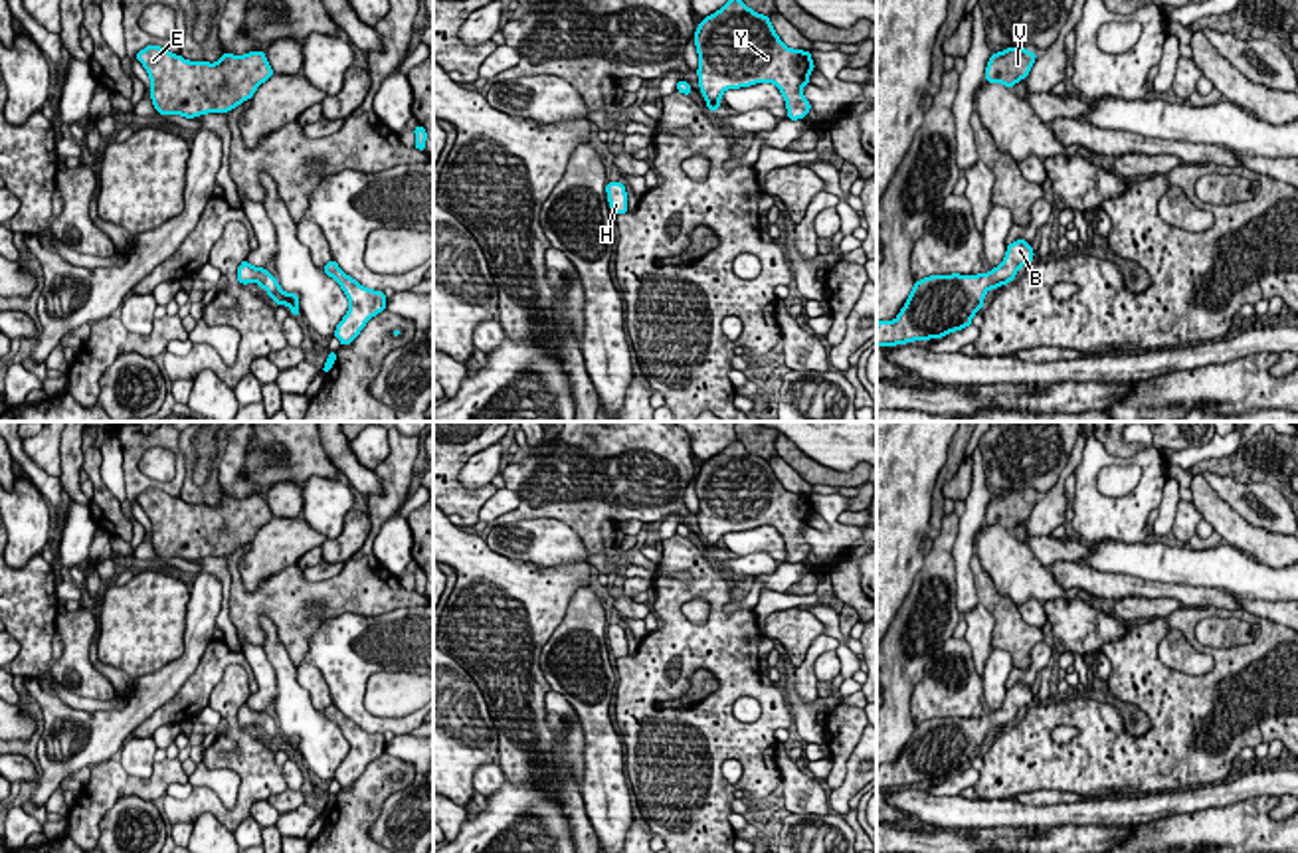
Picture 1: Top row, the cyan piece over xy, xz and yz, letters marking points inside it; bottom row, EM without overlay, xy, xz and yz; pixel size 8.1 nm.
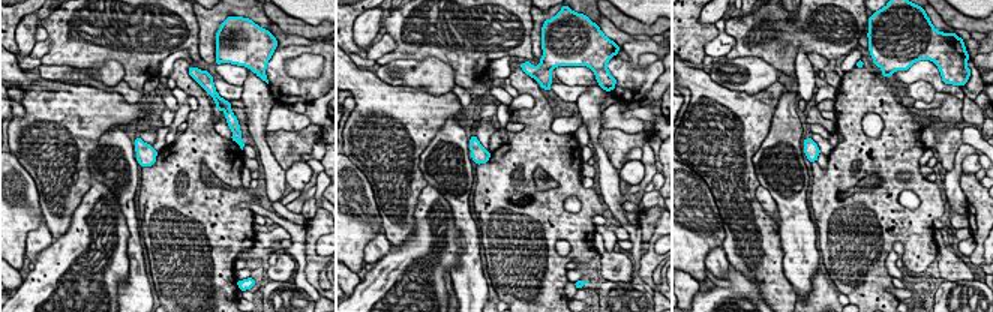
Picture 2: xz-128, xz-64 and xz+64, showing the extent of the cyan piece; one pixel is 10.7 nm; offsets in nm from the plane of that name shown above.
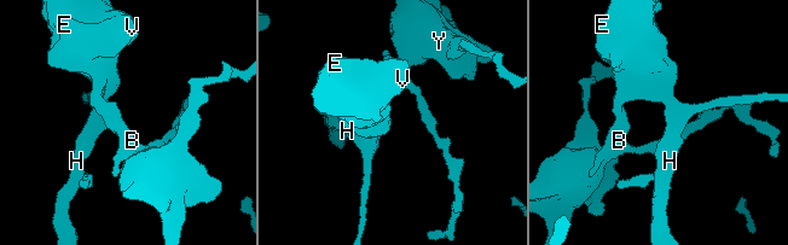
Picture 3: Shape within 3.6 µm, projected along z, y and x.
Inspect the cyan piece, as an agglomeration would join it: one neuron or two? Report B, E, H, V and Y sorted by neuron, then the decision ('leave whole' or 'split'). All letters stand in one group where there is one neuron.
B E H V Y | leave whole

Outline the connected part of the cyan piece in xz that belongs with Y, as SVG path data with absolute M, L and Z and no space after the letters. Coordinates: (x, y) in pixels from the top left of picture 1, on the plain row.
M732 439L706 459L696 475L698 528L706 552L718 554L726 532L774 526L786 544L788 562L803 562L811 548L803 538L815 513L811 497L788 491L768 459Z

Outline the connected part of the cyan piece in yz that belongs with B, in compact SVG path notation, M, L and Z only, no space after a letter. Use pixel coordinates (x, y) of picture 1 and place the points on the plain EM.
M1025 683L1007 689L1003 705L989 716L930 718L914 724L914 732L894 764L877 766L877 790L942 782L972 768L989 732L1007 728L1017 714L1033 705L1035 695Z

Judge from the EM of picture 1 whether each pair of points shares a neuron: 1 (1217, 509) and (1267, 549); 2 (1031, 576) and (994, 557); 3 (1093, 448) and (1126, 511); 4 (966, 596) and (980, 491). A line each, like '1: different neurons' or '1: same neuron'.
1: same neuron
2: same neuron
3: same neuron
4: same neuron

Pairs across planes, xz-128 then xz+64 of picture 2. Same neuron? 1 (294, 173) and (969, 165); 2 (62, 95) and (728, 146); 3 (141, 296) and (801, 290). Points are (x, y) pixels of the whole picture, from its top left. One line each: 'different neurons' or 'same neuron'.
1: same neuron
2: same neuron
3: same neuron

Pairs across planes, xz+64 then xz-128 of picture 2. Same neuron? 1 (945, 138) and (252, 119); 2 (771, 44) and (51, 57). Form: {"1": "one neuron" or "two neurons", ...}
{"1": "two neurons", "2": "one neuron"}

